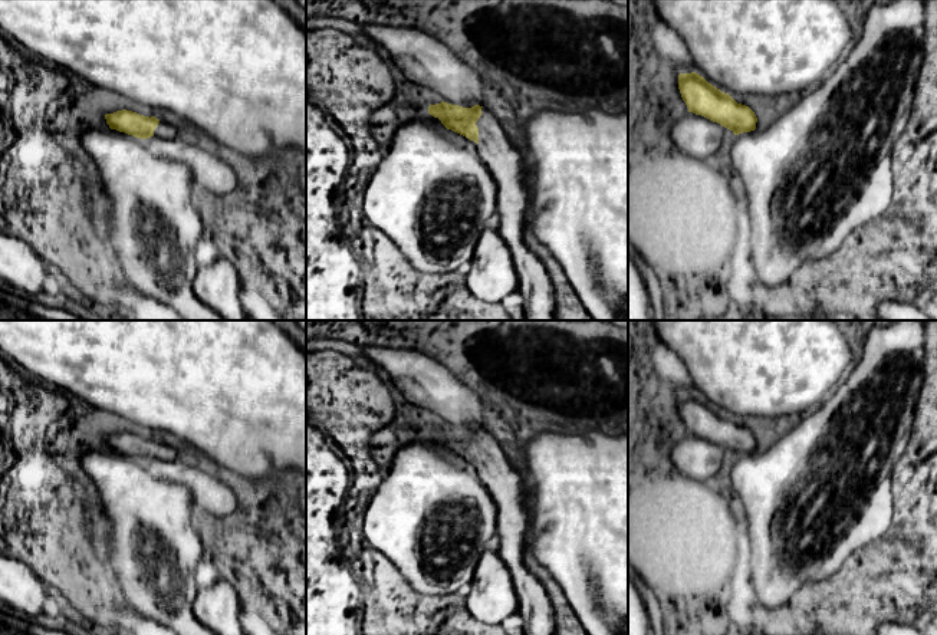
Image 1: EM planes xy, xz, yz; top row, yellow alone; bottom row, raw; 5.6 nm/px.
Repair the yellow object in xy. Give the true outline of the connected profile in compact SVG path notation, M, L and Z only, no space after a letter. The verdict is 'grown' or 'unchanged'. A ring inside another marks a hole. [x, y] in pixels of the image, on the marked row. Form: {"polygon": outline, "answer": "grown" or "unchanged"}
{"polygon": "M126 109L106 113L105 119L111 129L116 129L141 139L151 136L174 139L184 135L183 129L160 121L155 116L149 118Z", "answer": "grown"}

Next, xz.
{"polygon": "M447 102L428 106L428 113L441 124L480 145L481 159L497 190L497 213L502 238L512 251L517 273L517 289L523 295L526 320L556 320L553 284L543 261L526 246L523 236L529 227L527 158L506 122L474 105L463 108Z", "answer": "grown"}

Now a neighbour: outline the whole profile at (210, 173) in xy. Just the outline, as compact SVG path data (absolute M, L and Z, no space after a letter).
M183 135L174 139L151 136L144 141L154 155L185 164L195 188L217 195L226 195L236 190L234 170L197 139Z

